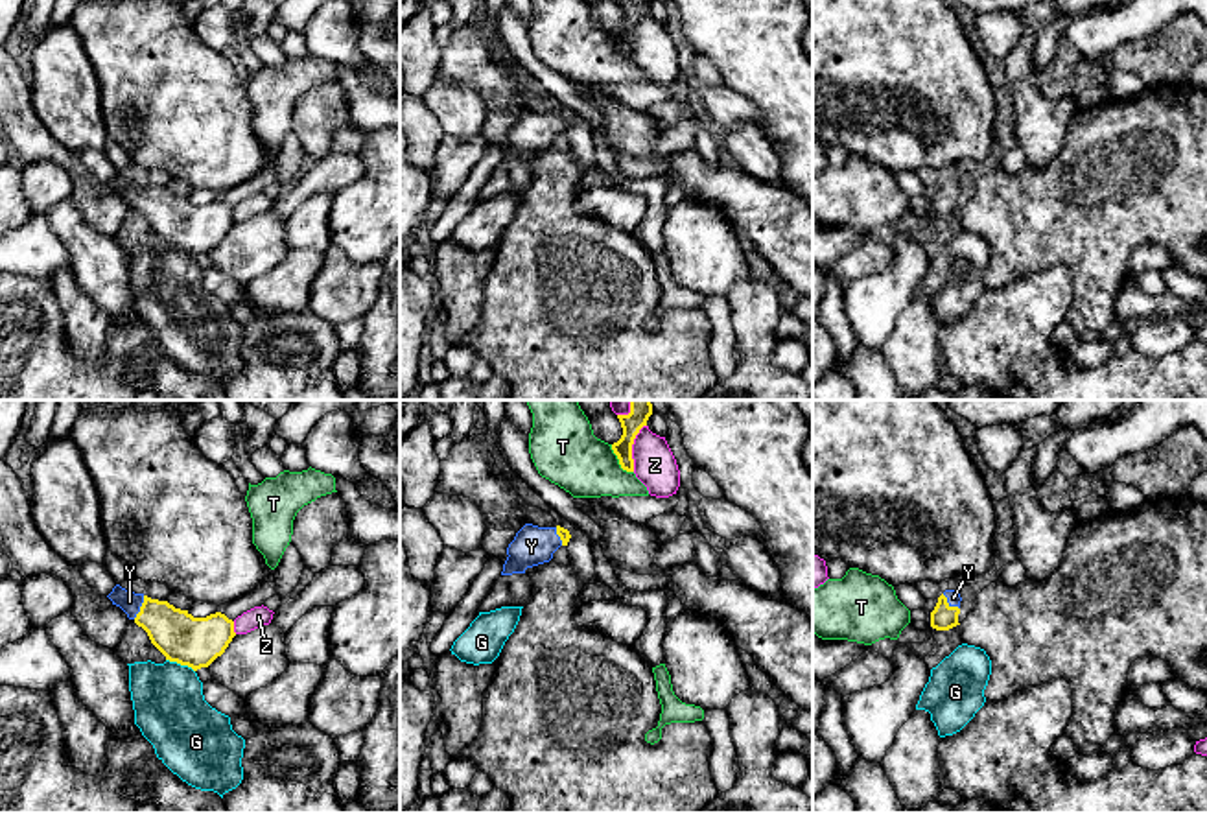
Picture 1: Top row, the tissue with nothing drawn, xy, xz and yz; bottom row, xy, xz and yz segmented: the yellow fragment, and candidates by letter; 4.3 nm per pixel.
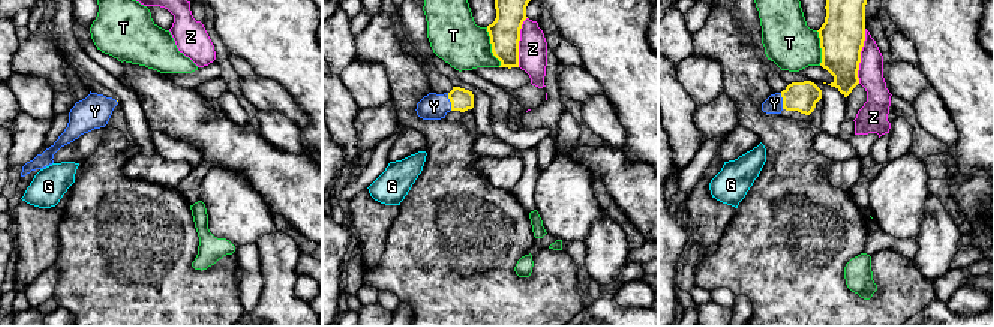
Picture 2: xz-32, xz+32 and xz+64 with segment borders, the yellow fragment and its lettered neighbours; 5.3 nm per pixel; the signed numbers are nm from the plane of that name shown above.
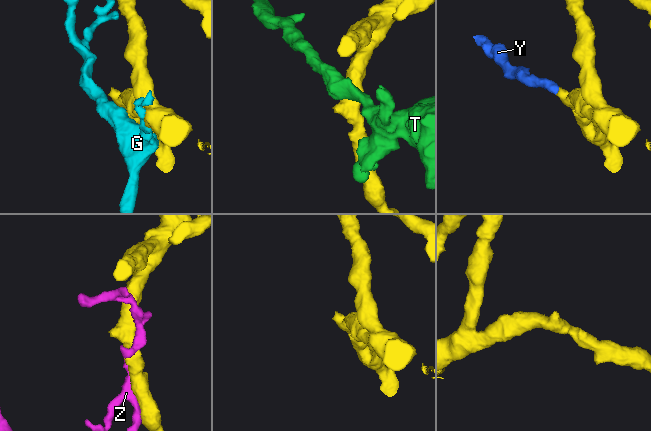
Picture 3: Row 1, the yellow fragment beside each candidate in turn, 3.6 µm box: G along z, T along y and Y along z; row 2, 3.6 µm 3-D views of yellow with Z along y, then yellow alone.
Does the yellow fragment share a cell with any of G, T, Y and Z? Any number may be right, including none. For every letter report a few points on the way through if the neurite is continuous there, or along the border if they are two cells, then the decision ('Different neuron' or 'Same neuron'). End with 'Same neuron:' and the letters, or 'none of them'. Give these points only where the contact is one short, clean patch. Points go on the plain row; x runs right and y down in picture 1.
G: Different neuron
T: Boundary: xz (610, 32), (618, 50), (632, 59). Different neuron
Y: Path across: xy (179, 223), (140, 194), (129, 188). Same neuron
Z: Different neuron
Same neuron: Y

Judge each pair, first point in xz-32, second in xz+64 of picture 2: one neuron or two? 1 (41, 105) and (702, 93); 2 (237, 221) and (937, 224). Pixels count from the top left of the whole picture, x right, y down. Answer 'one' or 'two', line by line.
1: one
2: two

